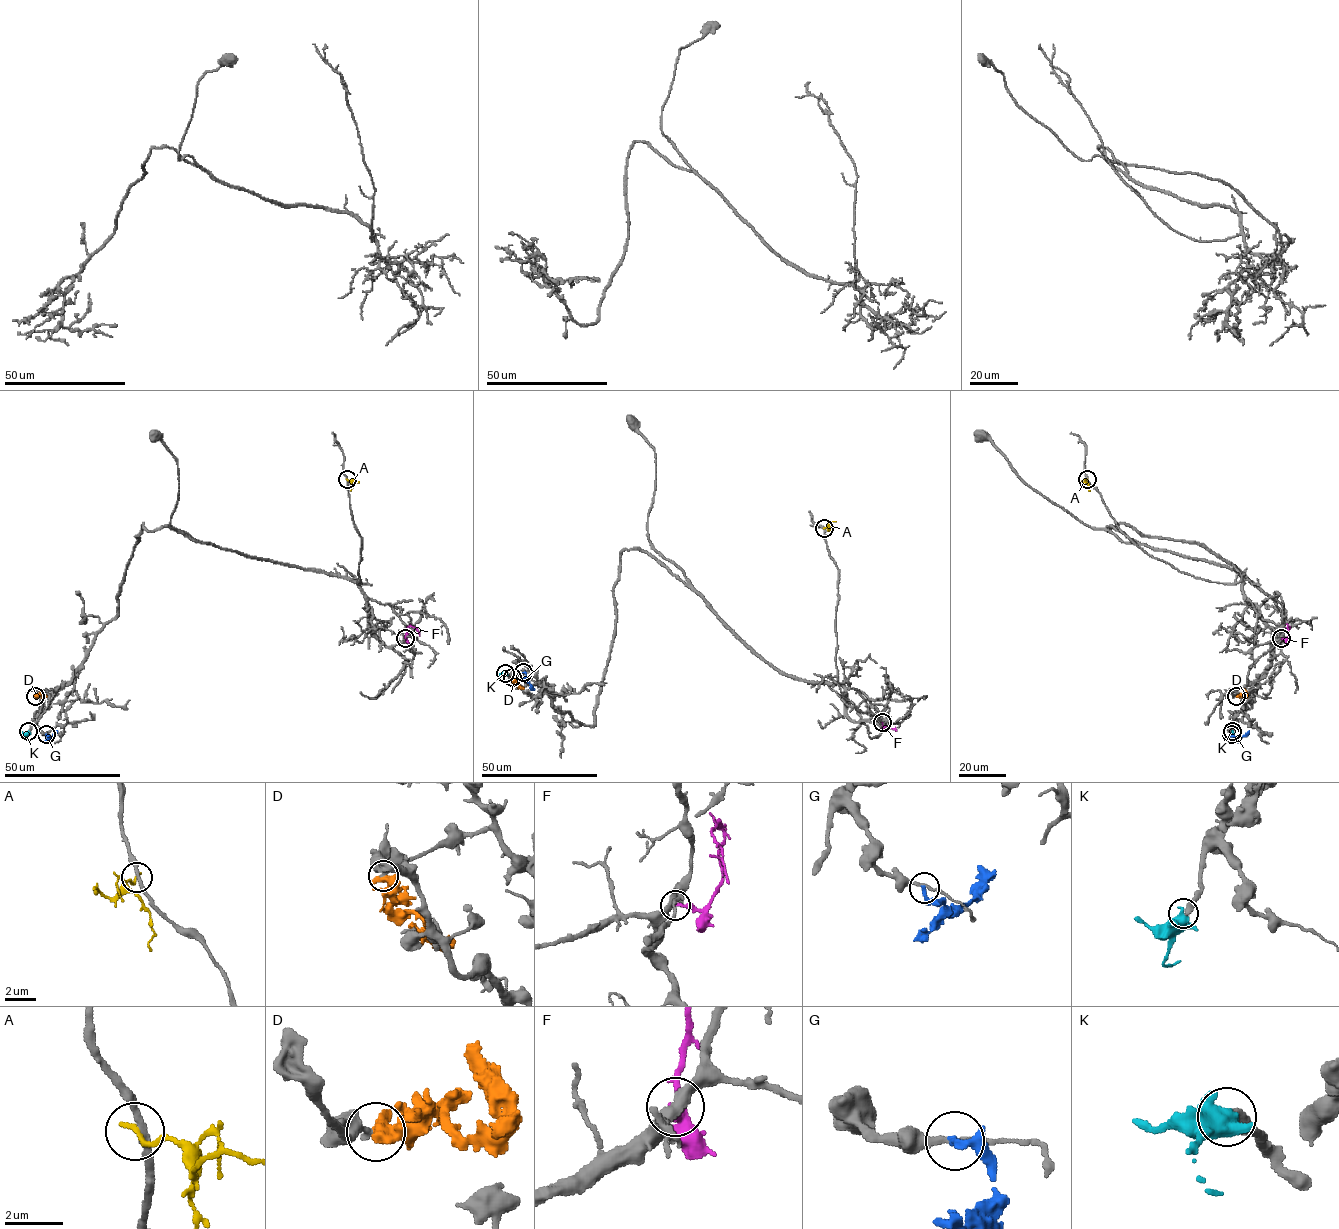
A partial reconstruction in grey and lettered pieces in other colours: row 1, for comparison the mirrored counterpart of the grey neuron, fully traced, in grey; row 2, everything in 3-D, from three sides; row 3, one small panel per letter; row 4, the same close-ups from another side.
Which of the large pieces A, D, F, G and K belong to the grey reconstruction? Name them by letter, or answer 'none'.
none

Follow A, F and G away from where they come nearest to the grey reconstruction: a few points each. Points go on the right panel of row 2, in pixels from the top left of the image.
A: (1087, 479), (1089, 491)
F: (1281, 638), (1288, 635), (1288, 626), (1289, 635)
G: (1231, 734), (1242, 737), (1249, 730)

